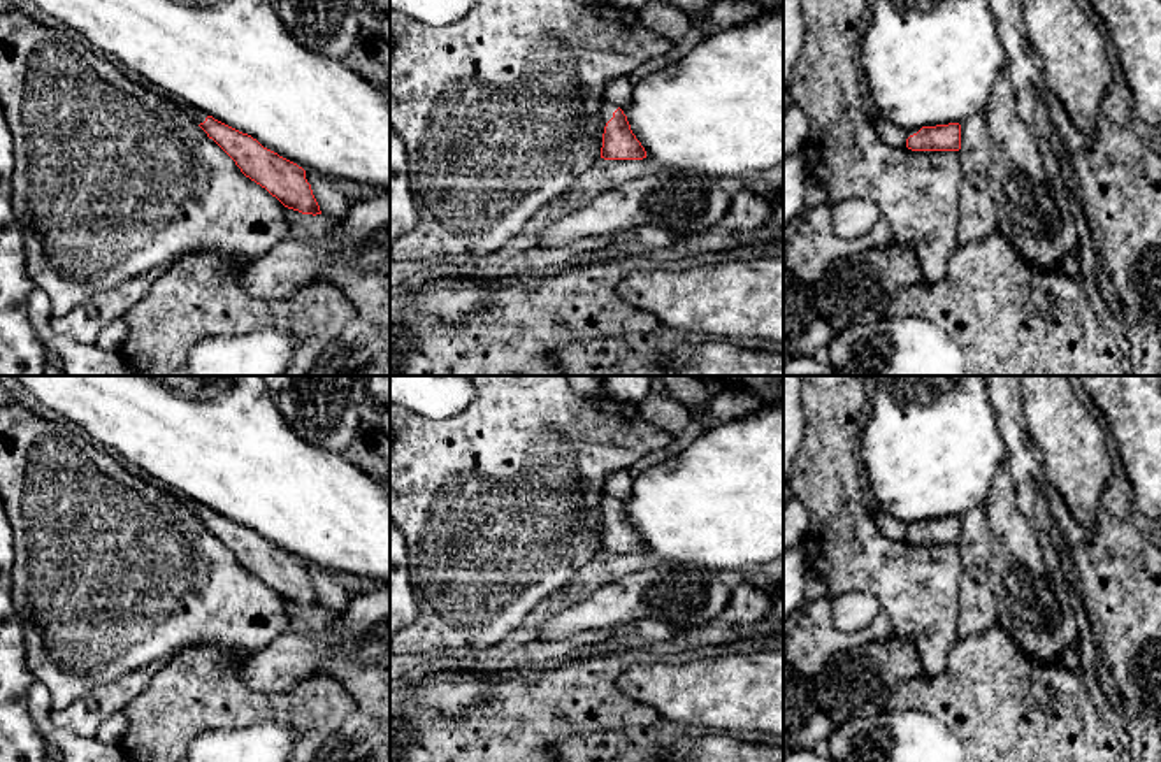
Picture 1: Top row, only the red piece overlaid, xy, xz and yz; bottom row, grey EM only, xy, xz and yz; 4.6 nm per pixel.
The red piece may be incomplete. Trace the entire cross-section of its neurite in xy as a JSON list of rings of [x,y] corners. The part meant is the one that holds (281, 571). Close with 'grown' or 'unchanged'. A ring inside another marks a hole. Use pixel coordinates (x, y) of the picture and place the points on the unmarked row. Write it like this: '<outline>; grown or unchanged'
[[[176,495],[235,555],[246,571],[265,581],[285,600],[302,607],[321,607],[302,560],[193,499]]]; grown

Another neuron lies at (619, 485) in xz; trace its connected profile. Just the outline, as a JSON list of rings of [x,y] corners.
[[[617,471],[606,479],[604,493],[622,502],[632,495],[632,481],[634,478],[627,471]]]

